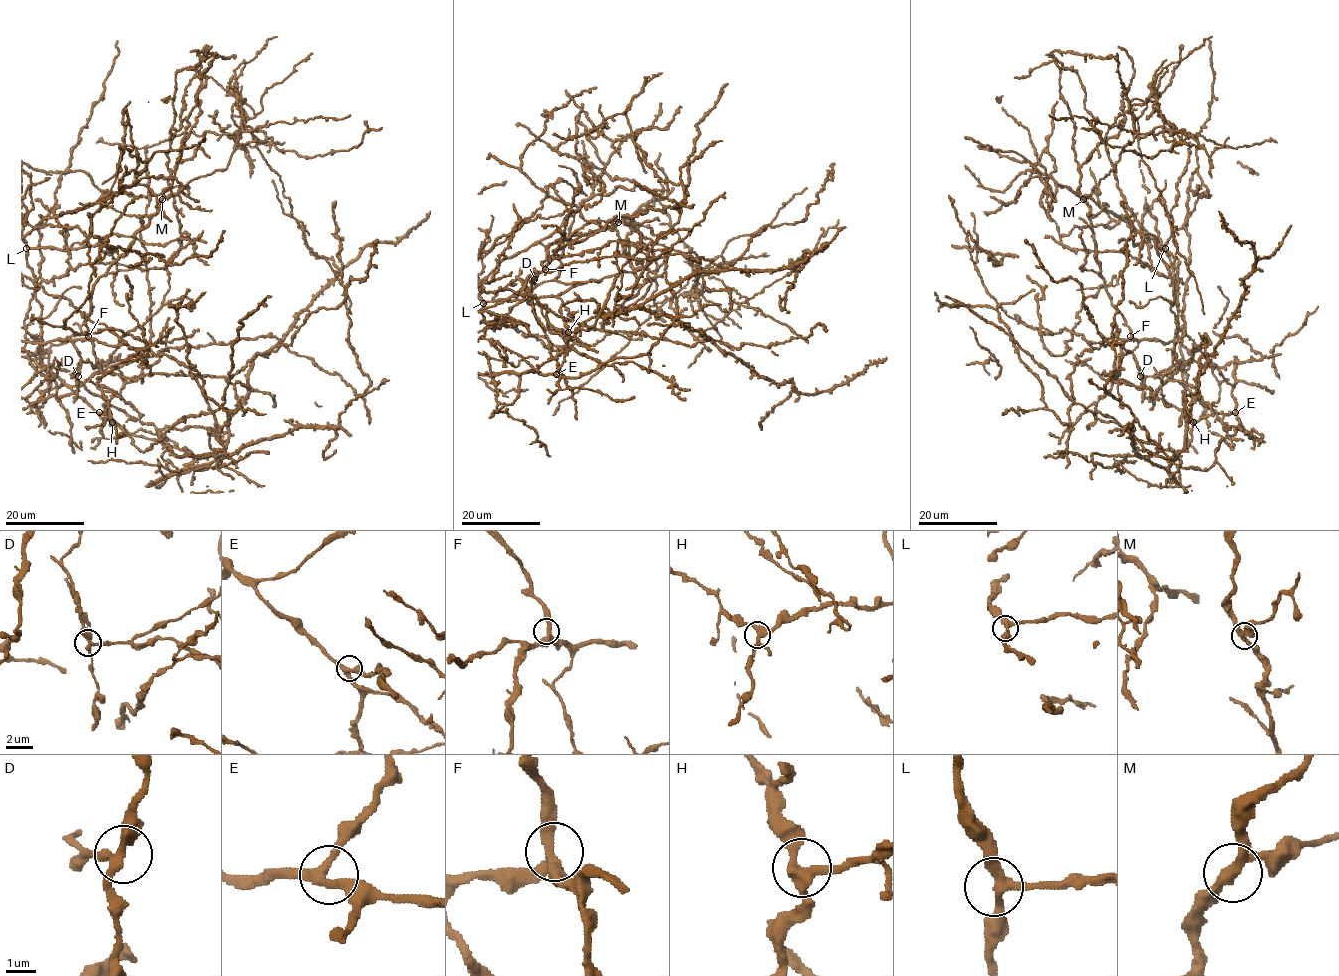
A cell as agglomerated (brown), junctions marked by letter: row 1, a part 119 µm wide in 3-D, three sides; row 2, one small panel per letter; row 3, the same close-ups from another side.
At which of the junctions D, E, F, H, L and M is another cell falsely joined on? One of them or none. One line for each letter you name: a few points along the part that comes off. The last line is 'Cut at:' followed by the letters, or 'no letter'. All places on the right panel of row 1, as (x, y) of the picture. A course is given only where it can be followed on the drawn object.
M: foreign part runs (1083, 199), (1115, 167), (1123, 148), (1133, 140), (1133, 131), (1172, 227), (1176, 250), (1195, 280), (1204, 314)
Cut at: M

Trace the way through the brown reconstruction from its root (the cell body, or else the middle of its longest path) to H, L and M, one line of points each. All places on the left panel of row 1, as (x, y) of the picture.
H: (77, 375), (71, 373), (82, 360), (87, 360), (98, 368), (72, 390), (98, 412), (110, 413), (112, 422)
L: (77, 375), (70, 340), (25, 341), (39, 228), (63, 173), (116, 192), (82, 242), (26, 248)
M: (77, 375), (81, 356), (74, 343), (87, 336), (85, 317), (93, 284), (127, 251), (162, 199)

